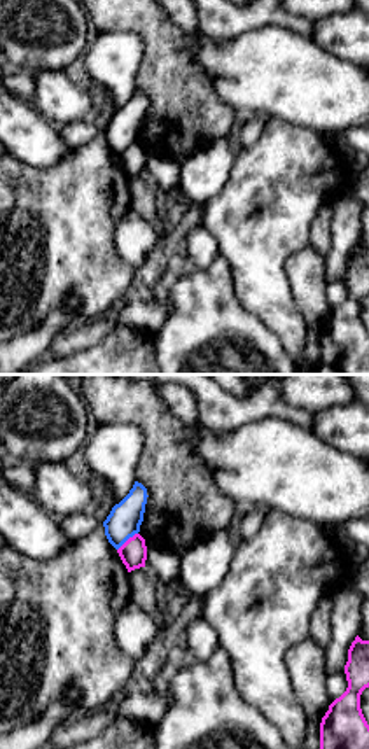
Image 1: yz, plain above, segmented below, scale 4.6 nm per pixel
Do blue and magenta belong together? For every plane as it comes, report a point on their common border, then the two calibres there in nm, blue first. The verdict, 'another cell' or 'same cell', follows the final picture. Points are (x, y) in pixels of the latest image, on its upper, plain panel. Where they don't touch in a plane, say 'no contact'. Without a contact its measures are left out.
contact (126, 147); calibres 150 and 130 nm

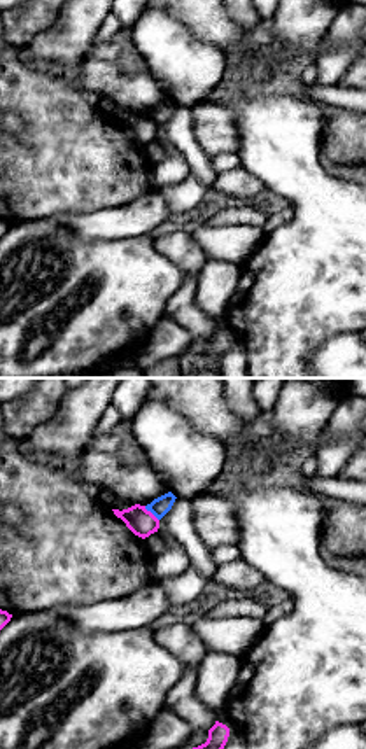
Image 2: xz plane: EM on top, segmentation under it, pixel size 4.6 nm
contact (151, 119); calibres 90 and 120 nm

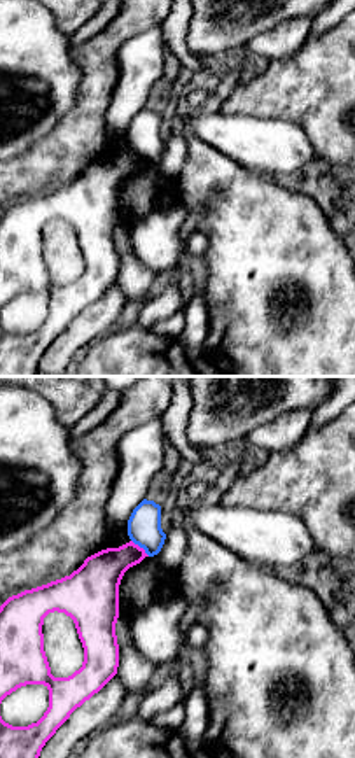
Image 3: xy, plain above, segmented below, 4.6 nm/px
contact (140, 154); calibres 160 and 200 nm

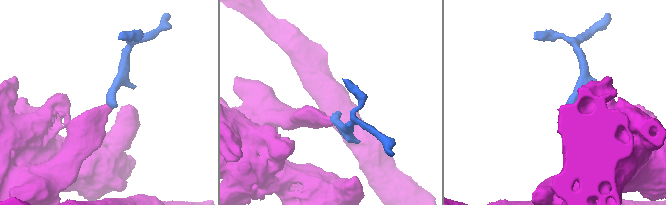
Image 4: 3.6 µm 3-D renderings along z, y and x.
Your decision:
another cell

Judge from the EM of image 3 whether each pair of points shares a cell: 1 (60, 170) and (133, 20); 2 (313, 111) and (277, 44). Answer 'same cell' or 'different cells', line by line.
1: same cell
2: different cells

